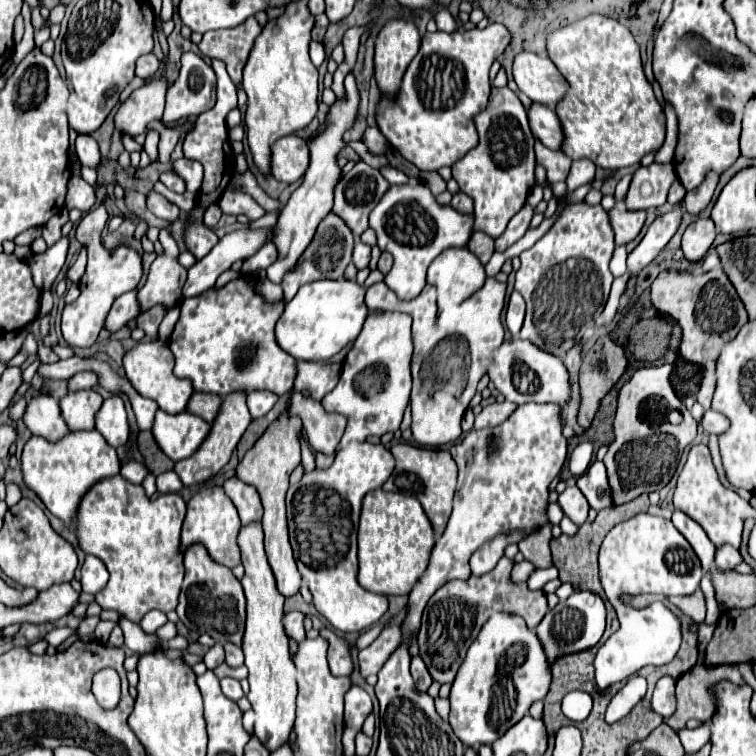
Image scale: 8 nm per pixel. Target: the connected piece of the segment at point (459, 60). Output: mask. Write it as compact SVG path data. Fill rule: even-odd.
M502 23L472 31L426 33L418 55L404 73L396 101L382 97L378 107L378 129L390 145L422 171L452 167L460 161L468 149L478 145L474 117L488 105L488 71L510 41L512 35Z

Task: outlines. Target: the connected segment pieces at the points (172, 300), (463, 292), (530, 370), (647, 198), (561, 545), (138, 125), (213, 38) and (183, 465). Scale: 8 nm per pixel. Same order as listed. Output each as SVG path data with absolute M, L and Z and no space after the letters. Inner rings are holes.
M162 229L160 243L163 255L158 255L151 264L147 281L137 294L140 313L156 305L162 305L168 311L182 305L184 301L182 287L187 279L187 270L178 263L176 241L168 231Z
M448 249L428 269L428 283L438 289L438 305L458 305L486 281L484 265L468 249Z
M510 339L504 341L504 345L496 351L492 359L490 369L490 381L496 385L496 389L506 397L506 401L514 401L518 405L522 403L556 403L560 409L566 407L572 395L570 375L564 363L558 357L552 357L550 353L544 353L536 349L530 341Z
M652 163L650 167L638 167L632 177L632 187L628 189L624 201L626 209L640 211L664 205L674 181L678 181L678 173L672 163Z
M640 495L636 497L634 501L626 503L626 505L620 505L620 507L612 507L612 509L602 509L596 517L594 523L584 523L580 527L580 531L574 535L574 537L568 537L568 535L562 535L558 539L552 539L550 547L552 547L552 559L554 559L554 565L558 567L560 571L560 581L562 583L574 583L576 589L588 589L588 591L594 591L600 595L600 581L598 581L598 549L600 549L600 543L602 539L606 537L606 533L616 525L616 523L622 523L622 521L628 521L630 517L638 515L638 513L646 513L650 507L650 501L648 501L648 495Z
M162 75L148 79L142 89L136 89L116 111L114 127L120 133L136 137L146 133L146 127L154 119L162 119L166 95L166 79Z
M254 17L246 21L246 25L234 29L218 29L204 33L200 41L200 53L208 53L210 59L222 59L234 83L242 79L242 69L246 59L254 47L256 37L262 33L262 27Z
M232 393L232 397L224 397L224 405L220 409L220 417L216 417L216 421L212 423L212 435L206 437L204 447L200 447L196 451L196 455L192 455L188 459L182 459L174 467L174 471L180 475L184 485L197 485L214 477L228 463L232 451L236 449L236 445L238 445L242 433L246 431L246 427L250 425L250 421L252 421L252 417L248 413L244 393Z

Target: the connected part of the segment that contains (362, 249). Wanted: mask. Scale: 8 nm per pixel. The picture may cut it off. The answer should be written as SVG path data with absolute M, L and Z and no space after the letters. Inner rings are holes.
M356 243L354 253L352 253L352 261L354 261L354 265L356 265L358 269L368 267L368 263L370 263L370 245Z

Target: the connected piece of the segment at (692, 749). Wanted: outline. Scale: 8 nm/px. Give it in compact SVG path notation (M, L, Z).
M710 721L702 723L696 729L684 728L678 733L684 750L688 755L698 753L702 749L702 745L706 745L710 741Z

